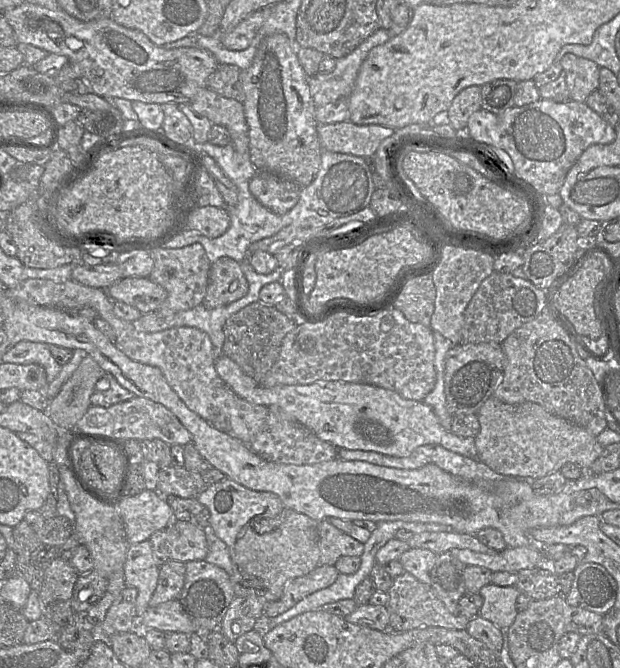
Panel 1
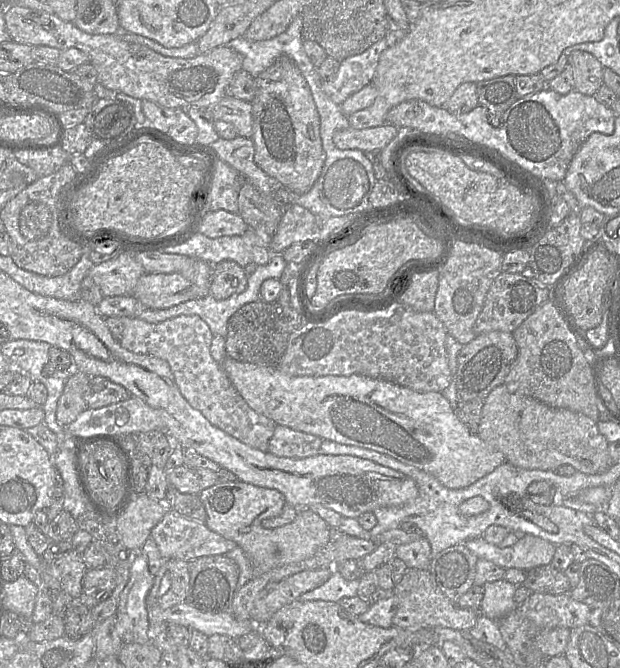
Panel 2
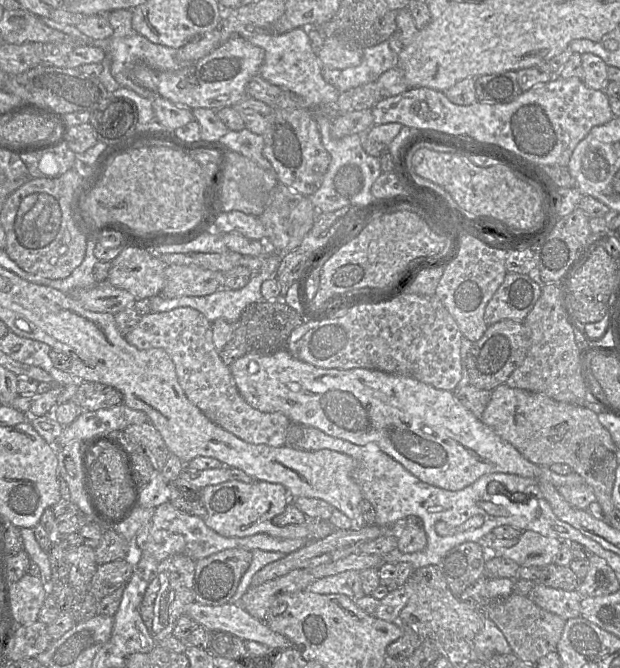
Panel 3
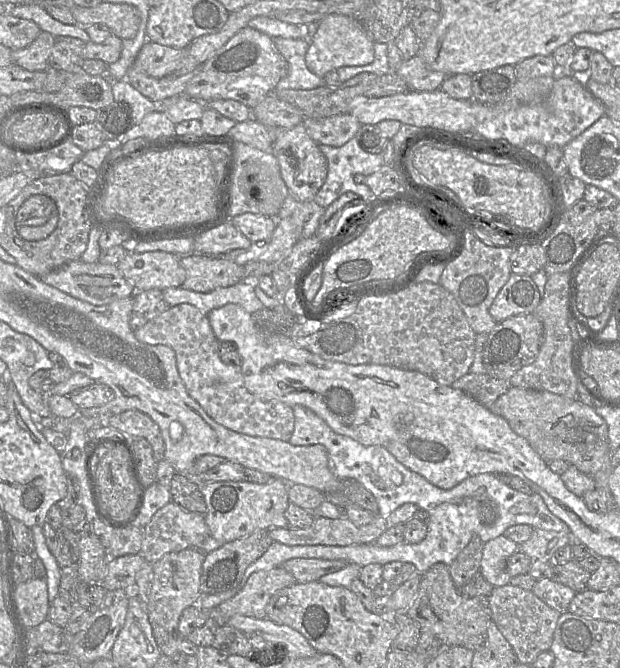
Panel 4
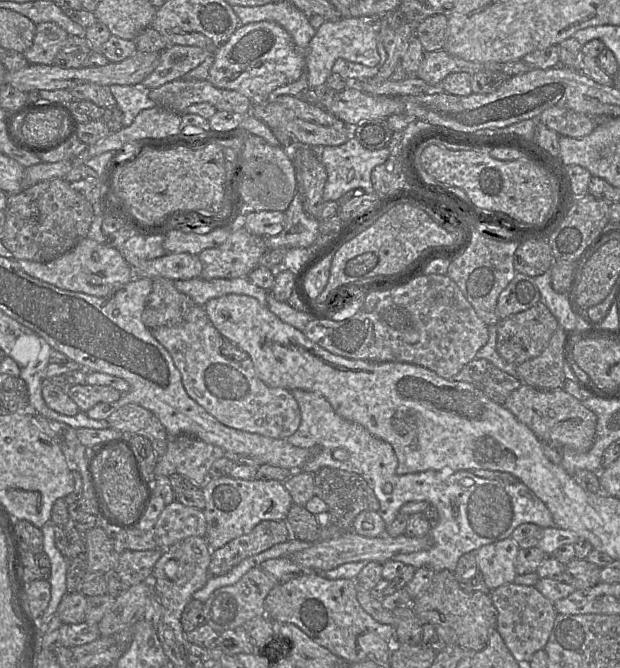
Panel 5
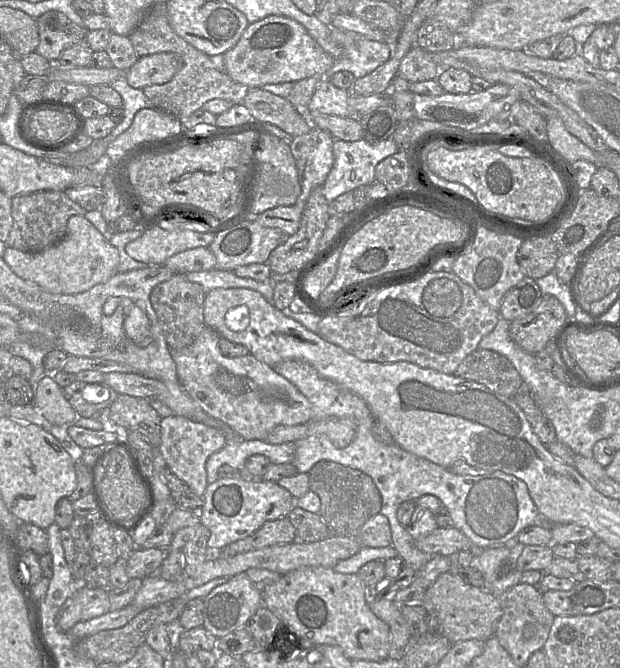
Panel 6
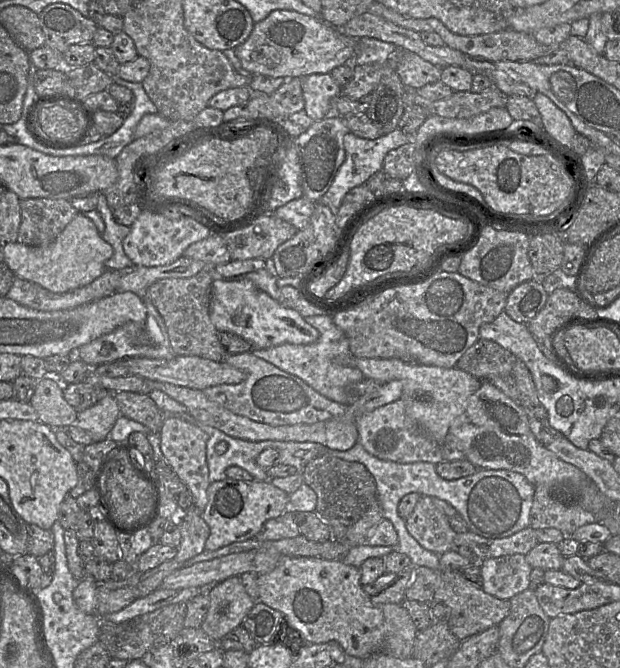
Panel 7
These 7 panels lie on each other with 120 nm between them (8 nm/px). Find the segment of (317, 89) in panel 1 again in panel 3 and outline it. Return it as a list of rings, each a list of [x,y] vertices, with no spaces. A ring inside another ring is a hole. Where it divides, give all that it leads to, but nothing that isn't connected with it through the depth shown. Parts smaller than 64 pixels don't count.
[[[388,40],[378,45],[364,48],[358,66],[340,71],[334,87],[339,93],[376,80],[387,70],[396,66],[397,55],[389,46]]]

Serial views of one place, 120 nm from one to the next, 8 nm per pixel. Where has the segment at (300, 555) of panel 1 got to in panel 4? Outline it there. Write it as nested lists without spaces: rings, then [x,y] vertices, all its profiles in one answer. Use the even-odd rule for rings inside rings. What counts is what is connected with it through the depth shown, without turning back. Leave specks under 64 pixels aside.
[[[273,478],[266,484],[243,481],[201,482],[205,499],[205,521],[212,536],[221,544],[245,538],[262,529],[289,528],[285,512],[290,504],[288,484]]]

